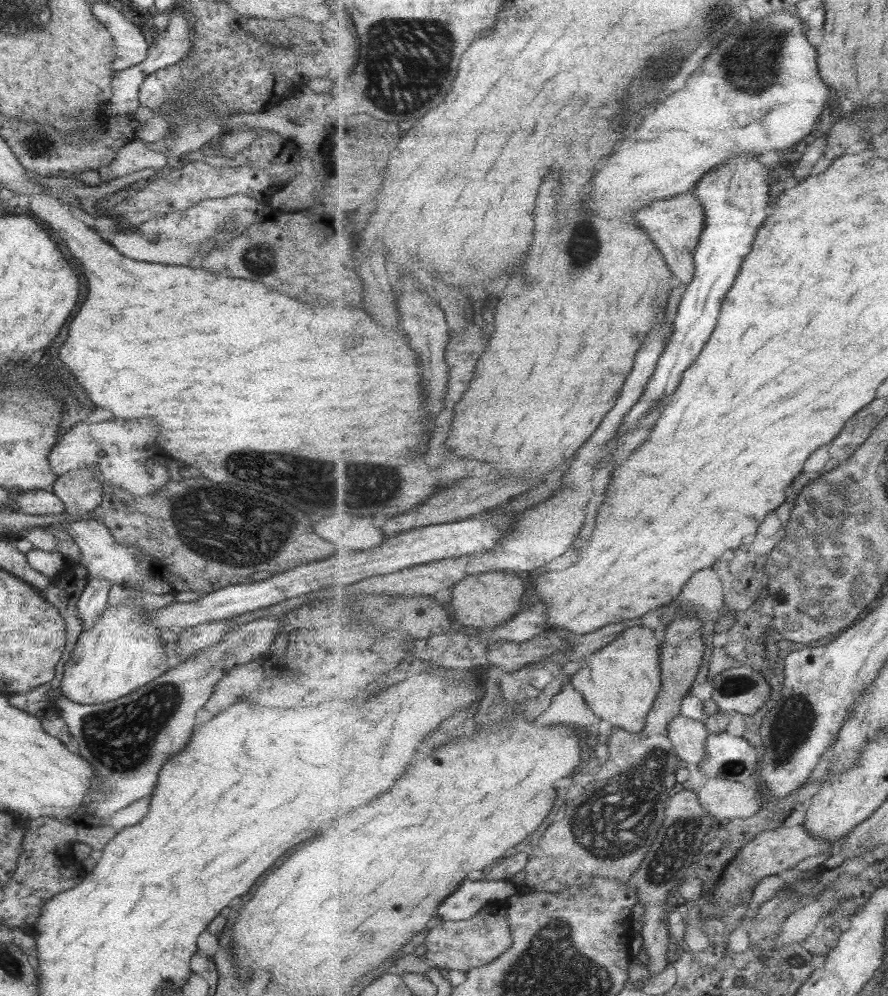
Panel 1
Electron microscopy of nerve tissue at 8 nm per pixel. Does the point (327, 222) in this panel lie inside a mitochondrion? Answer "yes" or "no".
no

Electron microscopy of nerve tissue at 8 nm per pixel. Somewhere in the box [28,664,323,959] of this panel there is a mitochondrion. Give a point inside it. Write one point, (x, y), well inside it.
(133, 737)

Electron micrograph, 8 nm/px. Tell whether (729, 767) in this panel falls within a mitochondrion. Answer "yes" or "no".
yes

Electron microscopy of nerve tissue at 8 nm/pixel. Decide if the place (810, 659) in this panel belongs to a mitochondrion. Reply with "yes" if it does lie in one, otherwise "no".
no

